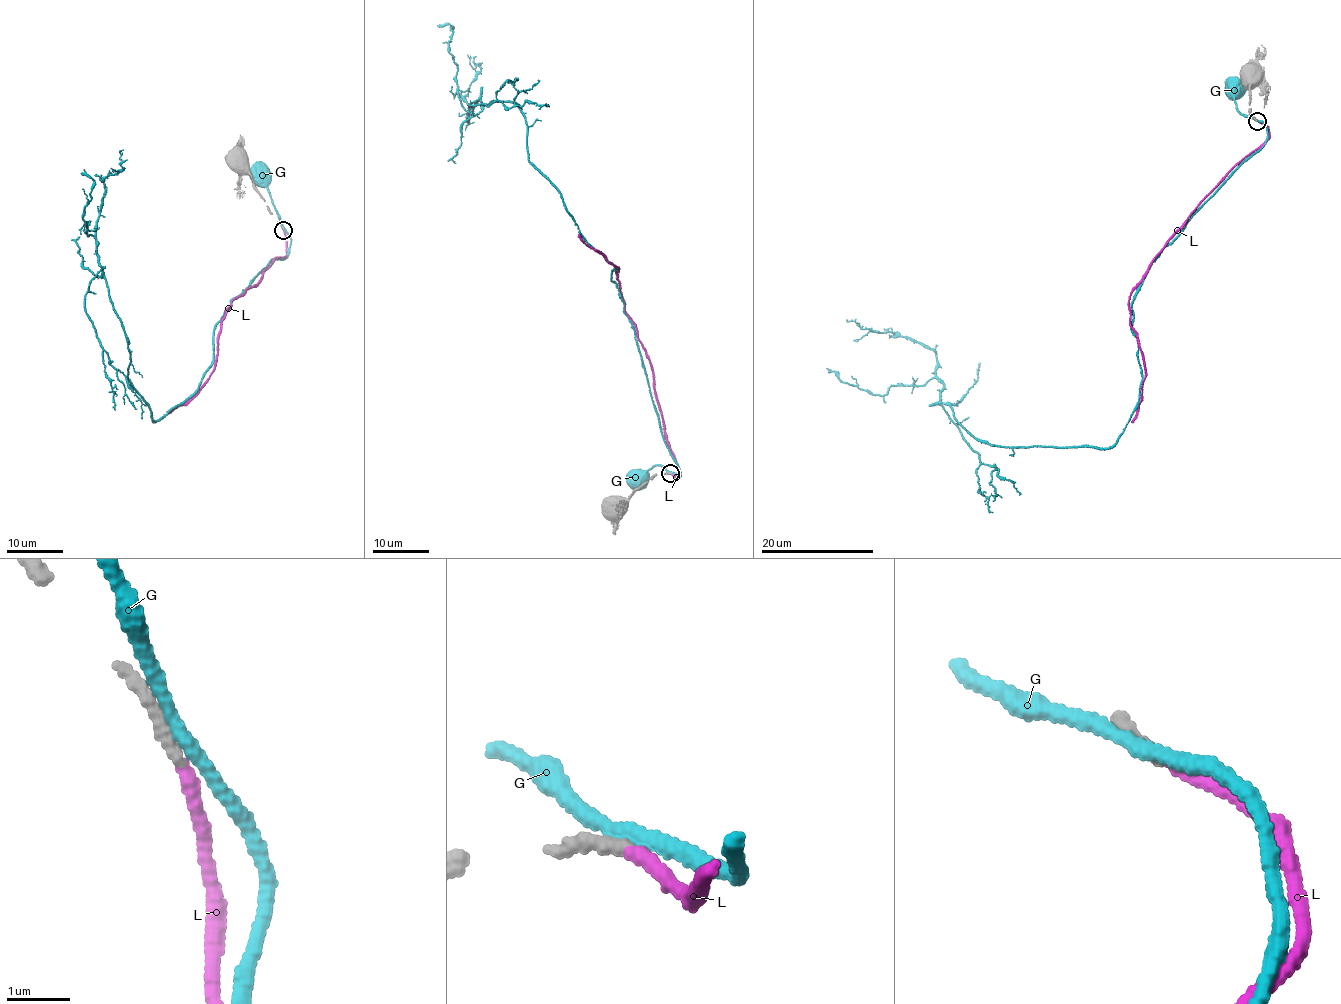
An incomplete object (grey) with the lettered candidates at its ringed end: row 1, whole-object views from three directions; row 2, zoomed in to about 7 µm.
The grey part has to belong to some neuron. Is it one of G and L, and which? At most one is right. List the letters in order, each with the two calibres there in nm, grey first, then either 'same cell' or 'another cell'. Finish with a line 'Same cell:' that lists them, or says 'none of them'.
G: calibres 240 and 240 nm; another cell
L: calibres 220 and 200 nm; same cell
Same cell: L

